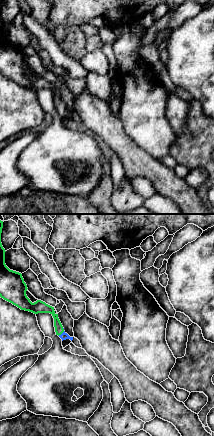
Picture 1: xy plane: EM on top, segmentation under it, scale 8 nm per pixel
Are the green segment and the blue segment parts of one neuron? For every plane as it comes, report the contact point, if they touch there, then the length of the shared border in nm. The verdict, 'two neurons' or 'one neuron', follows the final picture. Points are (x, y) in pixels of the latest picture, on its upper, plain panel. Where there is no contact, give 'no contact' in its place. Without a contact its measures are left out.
contact (61, 109); length 70 nm

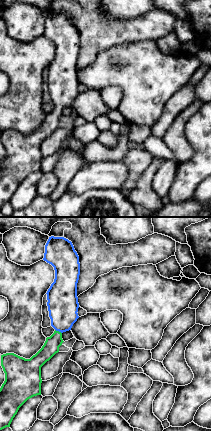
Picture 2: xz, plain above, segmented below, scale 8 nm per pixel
contact (58, 107); length 70 nm

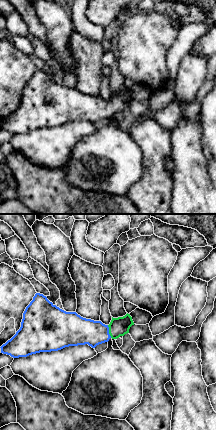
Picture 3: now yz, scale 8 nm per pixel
contact (109, 107); length 110 nm

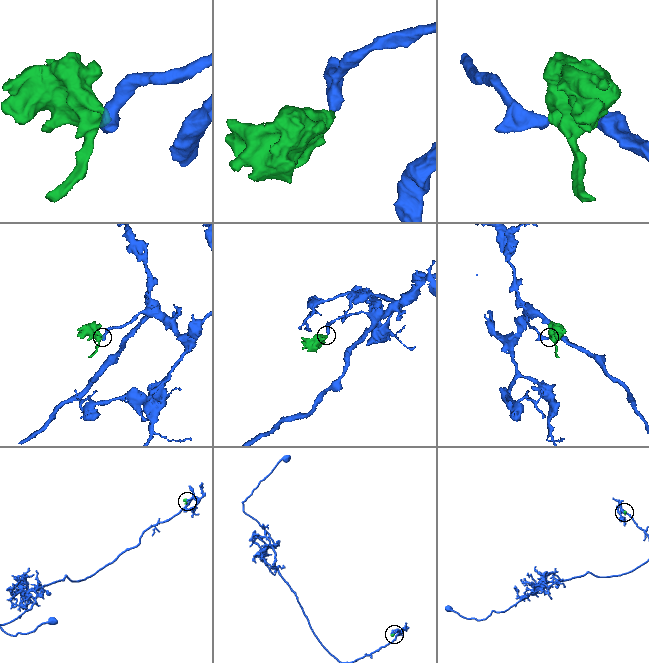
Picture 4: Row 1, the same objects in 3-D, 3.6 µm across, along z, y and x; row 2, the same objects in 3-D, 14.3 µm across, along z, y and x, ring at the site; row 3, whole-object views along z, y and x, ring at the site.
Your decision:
one neuron

